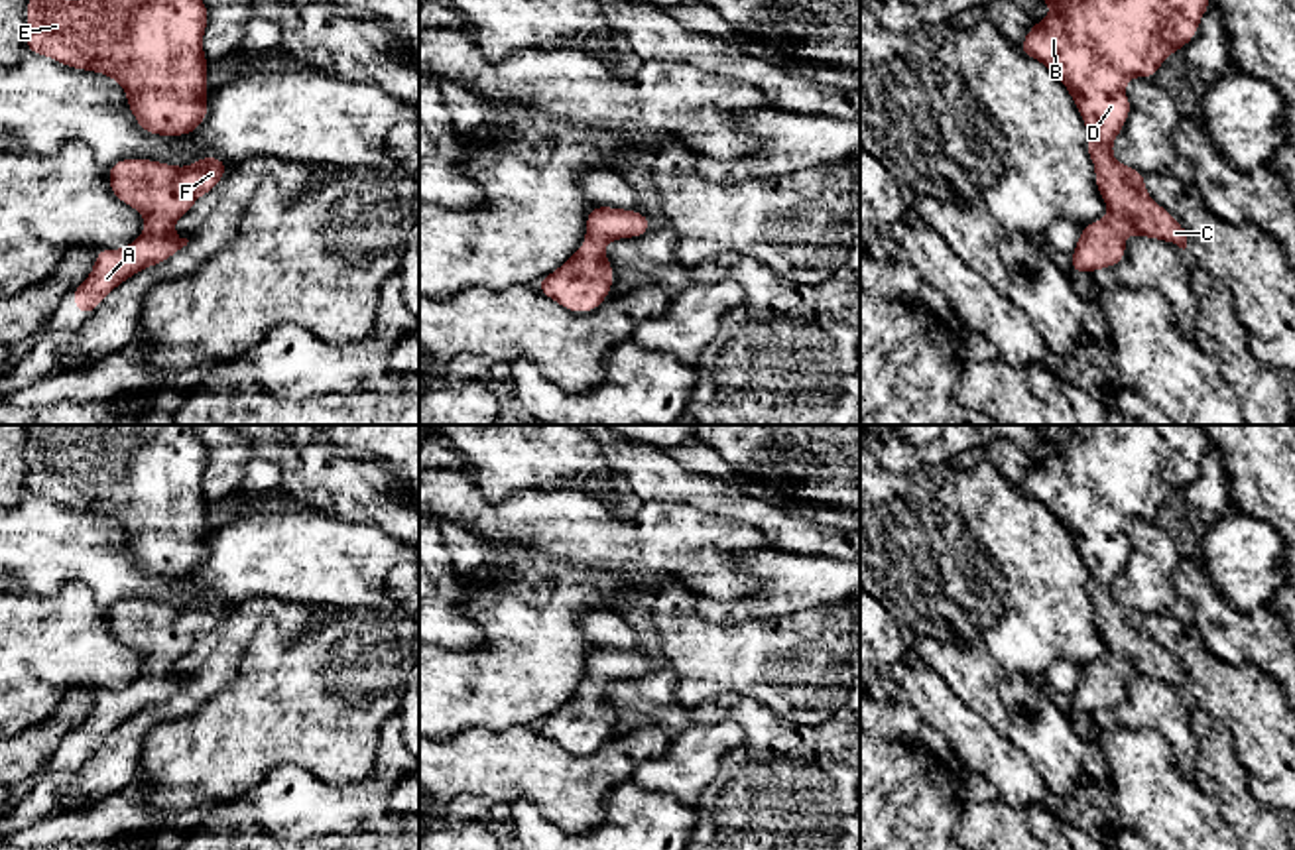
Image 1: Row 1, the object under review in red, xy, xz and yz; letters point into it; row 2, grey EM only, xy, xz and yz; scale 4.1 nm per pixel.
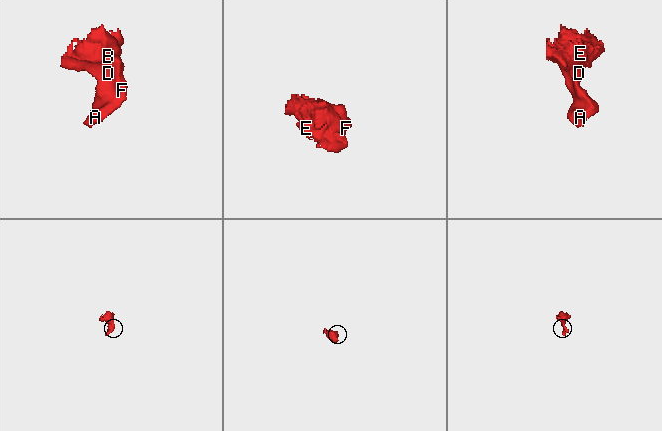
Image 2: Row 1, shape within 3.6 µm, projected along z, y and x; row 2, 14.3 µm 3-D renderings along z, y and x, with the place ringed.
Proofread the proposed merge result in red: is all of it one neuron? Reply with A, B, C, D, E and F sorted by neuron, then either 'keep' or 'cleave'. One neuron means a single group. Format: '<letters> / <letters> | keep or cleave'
A B C D E F | keep

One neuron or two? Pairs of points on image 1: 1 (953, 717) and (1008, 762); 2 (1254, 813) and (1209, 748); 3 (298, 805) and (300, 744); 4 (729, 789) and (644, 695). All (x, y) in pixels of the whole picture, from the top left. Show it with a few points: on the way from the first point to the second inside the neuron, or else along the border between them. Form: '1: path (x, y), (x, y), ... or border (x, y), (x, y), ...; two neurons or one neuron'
1: path (967, 730), (994, 756); one neuron
2: path (1238, 797), (1227, 786), (1217, 764); one neuron
3: border (256, 784), (282, 764), (343, 784); two neurons
4: path (756, 746), (756, 730), (739, 713), (687, 715); one neuron

